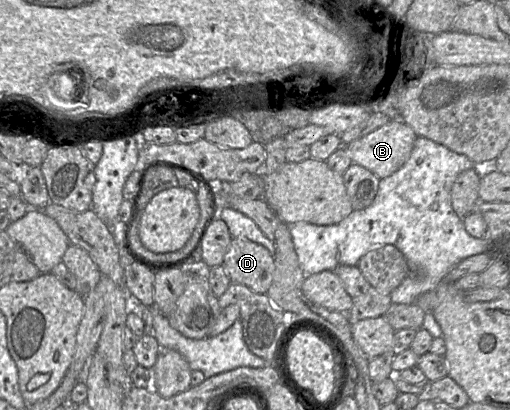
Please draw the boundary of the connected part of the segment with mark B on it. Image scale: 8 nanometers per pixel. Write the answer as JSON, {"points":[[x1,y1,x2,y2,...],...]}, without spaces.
{"points":[[392,119,388,123,349,143,343,144,353,163,363,166,378,178,385,178,396,172,408,160,414,142,415,131,401,119]]}

